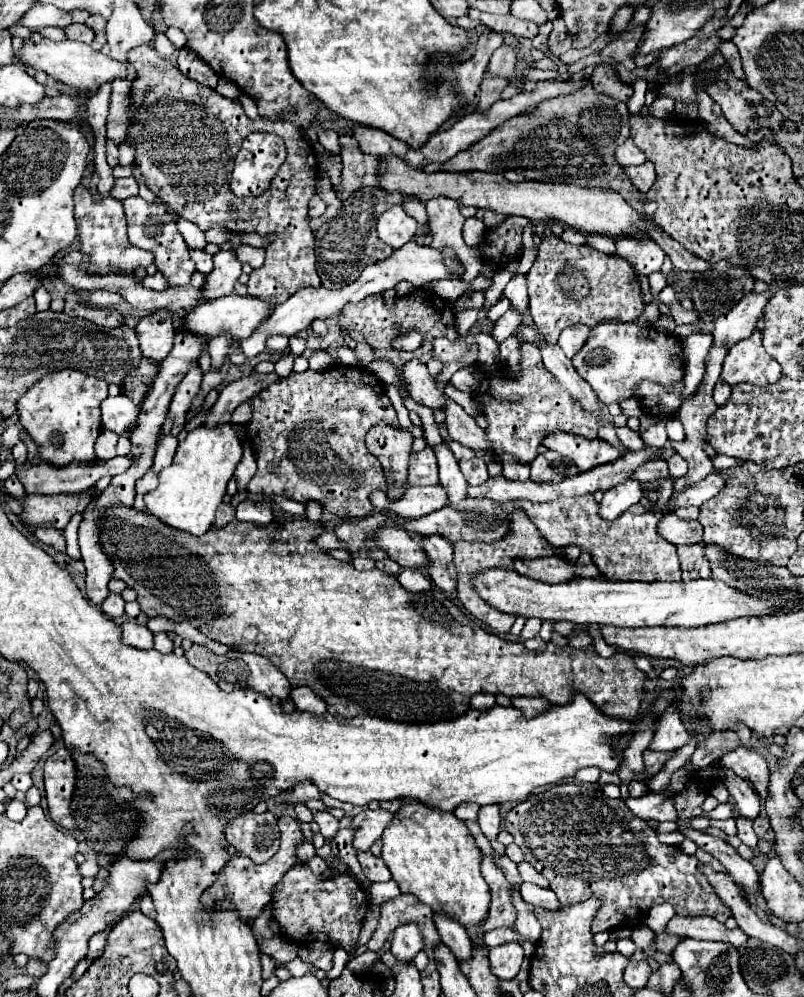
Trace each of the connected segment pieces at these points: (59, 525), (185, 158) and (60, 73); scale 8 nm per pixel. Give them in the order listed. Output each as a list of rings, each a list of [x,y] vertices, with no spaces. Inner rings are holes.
[[[93,487],[85,499],[77,499],[75,495],[27,495],[19,519],[25,527],[53,527],[63,531],[75,513],[85,511],[95,493],[97,489]]]
[[[143,43],[133,47],[129,53],[129,61],[135,63],[135,69],[139,77],[133,81],[131,89],[131,115],[129,115],[129,131],[127,141],[135,147],[135,165],[141,171],[141,177],[145,185],[179,217],[197,223],[203,231],[207,231],[213,225],[227,227],[235,233],[277,233],[277,243],[271,243],[265,247],[267,259],[265,265],[249,275],[249,295],[269,301],[271,305],[277,305],[285,299],[289,299],[293,293],[305,287],[321,287],[321,279],[317,275],[315,265],[315,237],[307,225],[307,203],[315,193],[315,177],[317,177],[317,157],[313,155],[311,145],[303,139],[303,131],[291,123],[291,121],[271,121],[271,119],[249,119],[243,113],[243,107],[239,101],[227,99],[215,89],[201,87],[201,83],[189,79],[181,71],[173,67],[173,71],[157,71],[161,67],[163,59],[157,55],[151,43]],[[263,131],[263,133],[275,133],[283,137],[287,147],[287,159],[279,167],[275,179],[271,181],[269,189],[259,197],[237,197],[229,189],[229,179],[233,171],[233,161],[237,151],[241,149],[243,139],[249,133]]]
[[[43,39],[39,45],[29,41],[29,43],[25,43],[25,47],[19,55],[19,63],[31,63],[35,69],[45,71],[49,77],[53,77],[65,85],[71,85],[79,91],[89,91],[89,93],[97,91],[103,83],[111,83],[115,79],[125,79],[127,67],[129,67],[129,63],[117,61],[109,55],[103,55],[101,51],[93,49],[87,43],[79,43],[79,41],[71,41],[71,39],[65,39],[59,43]]]

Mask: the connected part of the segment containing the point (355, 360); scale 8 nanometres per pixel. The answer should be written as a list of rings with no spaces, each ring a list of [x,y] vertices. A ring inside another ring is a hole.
[[[339,347],[337,349],[337,357],[341,359],[343,365],[355,365],[355,367],[361,367],[361,361],[355,353],[355,349],[349,349],[349,347]]]

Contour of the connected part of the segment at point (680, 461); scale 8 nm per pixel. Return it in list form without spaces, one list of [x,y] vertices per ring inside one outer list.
[[[681,455],[669,457],[667,463],[669,463],[669,473],[673,475],[673,479],[677,479],[677,477],[681,477],[681,475],[687,473],[687,461]]]

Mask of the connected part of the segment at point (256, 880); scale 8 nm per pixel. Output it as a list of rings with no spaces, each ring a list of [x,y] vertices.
[[[283,815],[283,817],[279,819],[279,833],[281,833],[281,847],[279,847],[279,851],[277,851],[267,863],[257,865],[257,863],[253,863],[247,855],[241,855],[241,853],[233,855],[233,857],[227,861],[225,869],[221,871],[217,883],[213,883],[213,885],[201,895],[199,913],[215,913],[217,907],[227,901],[227,903],[233,905],[233,911],[239,915],[241,921],[249,923],[249,919],[255,919],[255,917],[269,905],[275,883],[281,881],[281,877],[283,877],[285,871],[289,871],[293,865],[299,863],[299,859],[297,859],[297,855],[295,855],[295,849],[297,849],[297,845],[303,841],[303,833],[301,833],[301,829],[297,827],[297,821],[295,821],[293,817],[289,817],[289,815]]]

